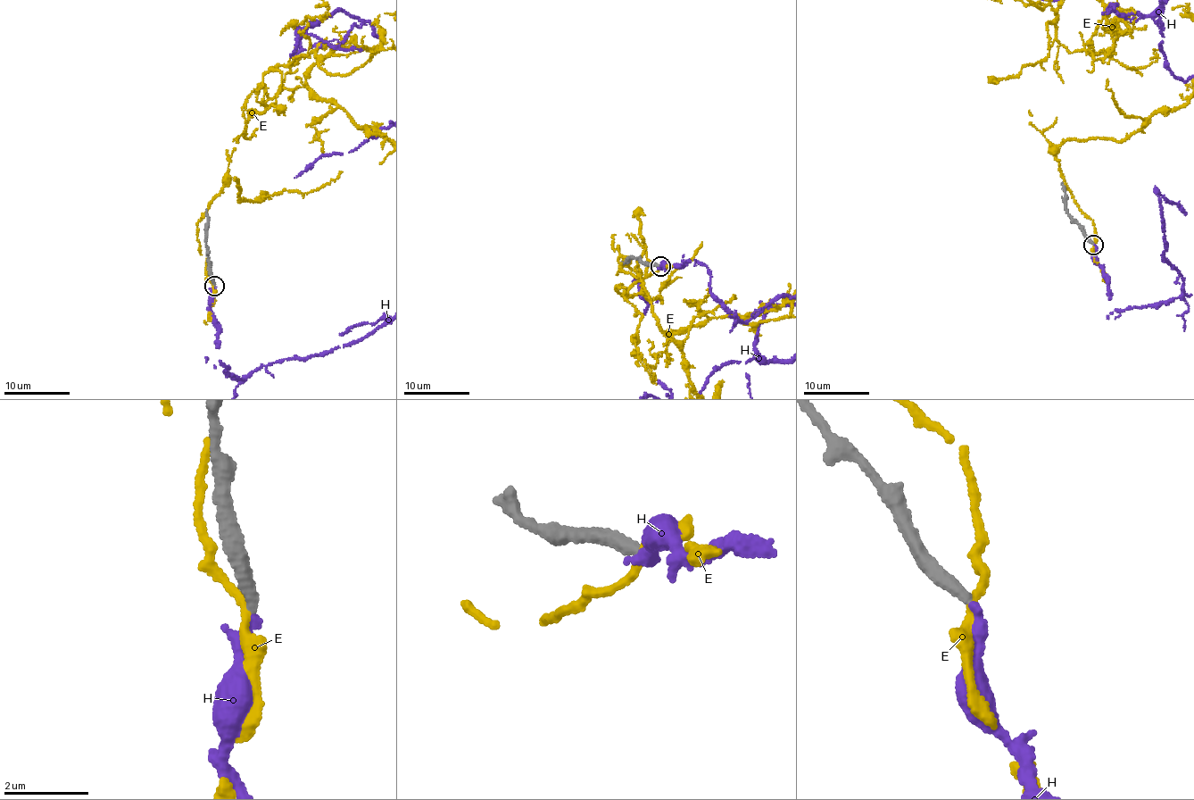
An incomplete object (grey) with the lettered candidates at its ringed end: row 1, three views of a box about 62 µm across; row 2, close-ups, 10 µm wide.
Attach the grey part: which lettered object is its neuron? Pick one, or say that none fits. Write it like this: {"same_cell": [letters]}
{"same_cell": ["H"]}

